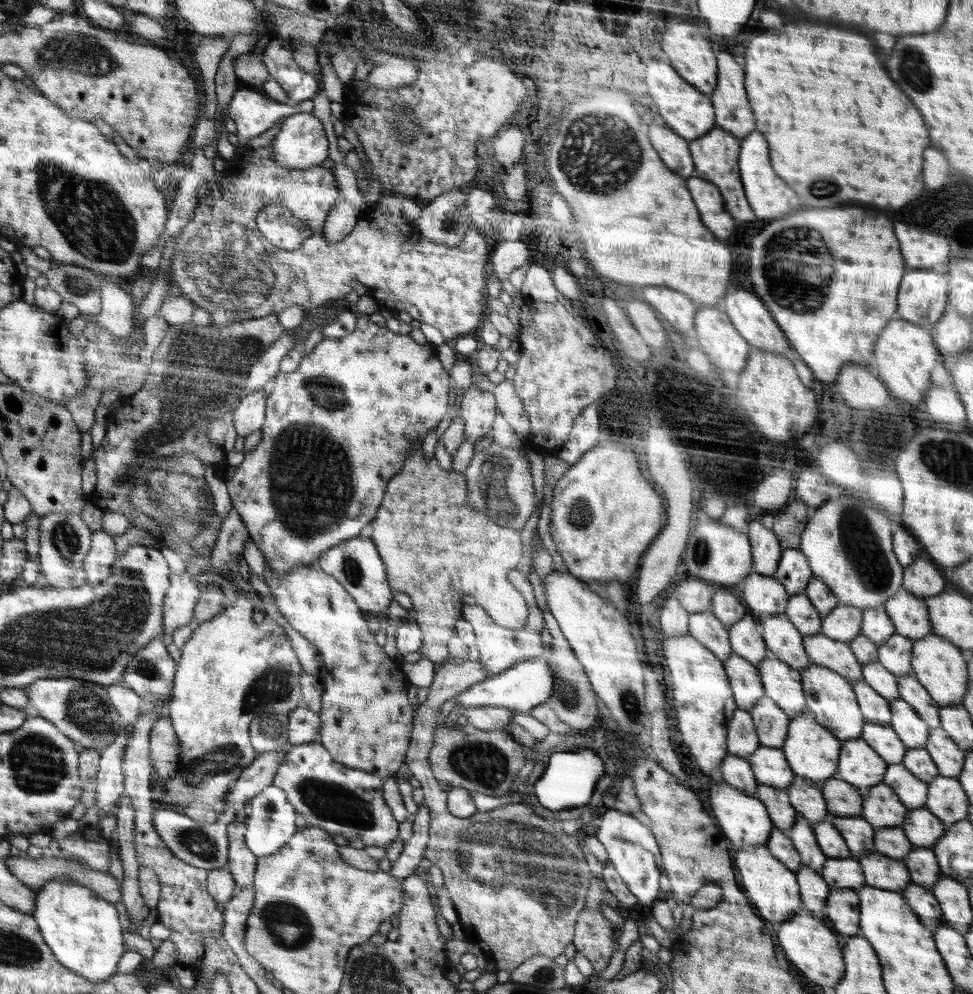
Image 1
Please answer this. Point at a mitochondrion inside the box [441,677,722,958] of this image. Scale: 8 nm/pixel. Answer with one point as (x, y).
(535, 860)

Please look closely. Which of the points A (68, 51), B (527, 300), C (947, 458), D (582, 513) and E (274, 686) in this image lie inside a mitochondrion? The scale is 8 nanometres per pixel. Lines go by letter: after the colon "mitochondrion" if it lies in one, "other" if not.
A: mitochondrion
B: other
C: mitochondrion
D: mitochondrion
E: mitochondrion

